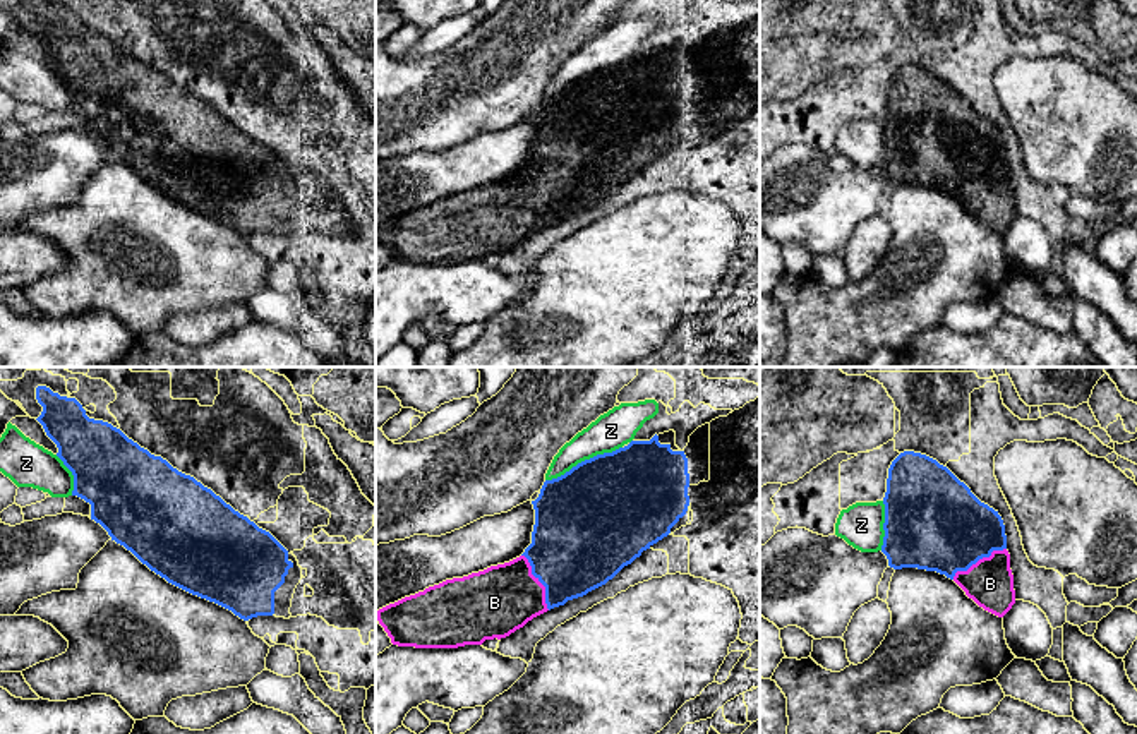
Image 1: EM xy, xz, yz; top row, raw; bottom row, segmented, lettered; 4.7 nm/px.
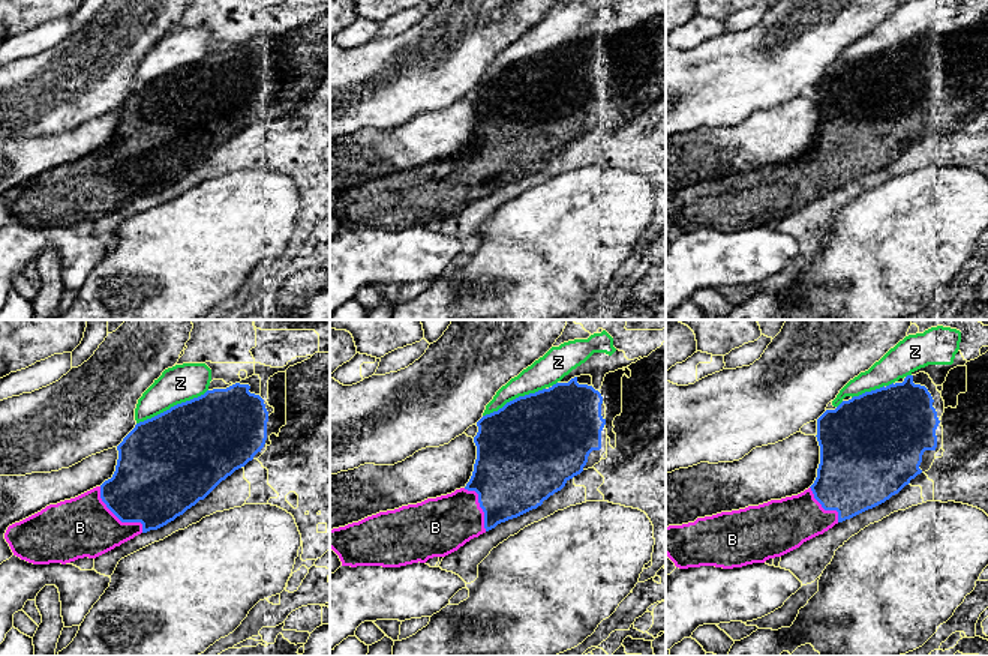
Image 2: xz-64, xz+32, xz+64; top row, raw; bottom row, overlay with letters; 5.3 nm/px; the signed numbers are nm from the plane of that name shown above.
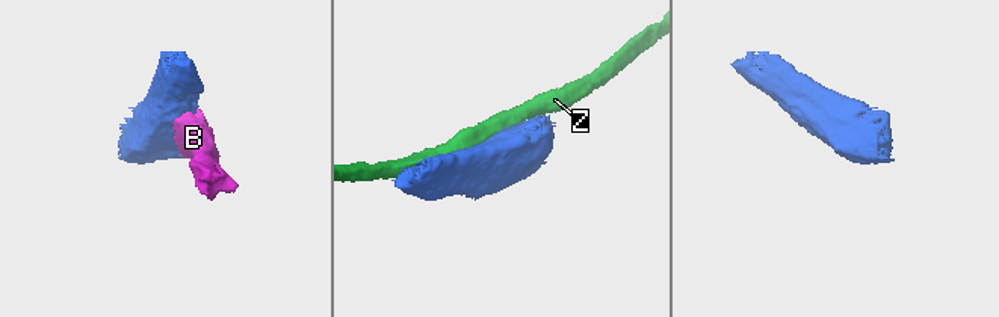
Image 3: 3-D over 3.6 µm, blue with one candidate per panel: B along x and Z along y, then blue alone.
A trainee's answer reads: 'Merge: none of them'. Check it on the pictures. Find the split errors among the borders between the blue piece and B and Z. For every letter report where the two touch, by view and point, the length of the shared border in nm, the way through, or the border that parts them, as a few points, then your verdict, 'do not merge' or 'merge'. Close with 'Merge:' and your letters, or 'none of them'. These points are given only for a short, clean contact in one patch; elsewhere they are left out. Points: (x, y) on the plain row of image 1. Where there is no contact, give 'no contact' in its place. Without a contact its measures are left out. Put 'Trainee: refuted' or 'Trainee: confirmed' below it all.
B: contact xz (539, 196); length 300 nm; merge
Z: contact xz (585, 76); length 400 nm; do not merge
Merge: B
Trainee: refuted

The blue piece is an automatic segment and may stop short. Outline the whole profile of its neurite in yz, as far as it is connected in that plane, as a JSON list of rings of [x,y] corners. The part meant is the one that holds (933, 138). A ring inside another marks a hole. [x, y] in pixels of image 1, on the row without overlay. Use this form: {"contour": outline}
{"contour": [[[900,69],[888,84],[883,120],[881,168],[890,184],[945,190],[998,233],[1012,225],[1003,135],[947,82],[921,69]]]}

